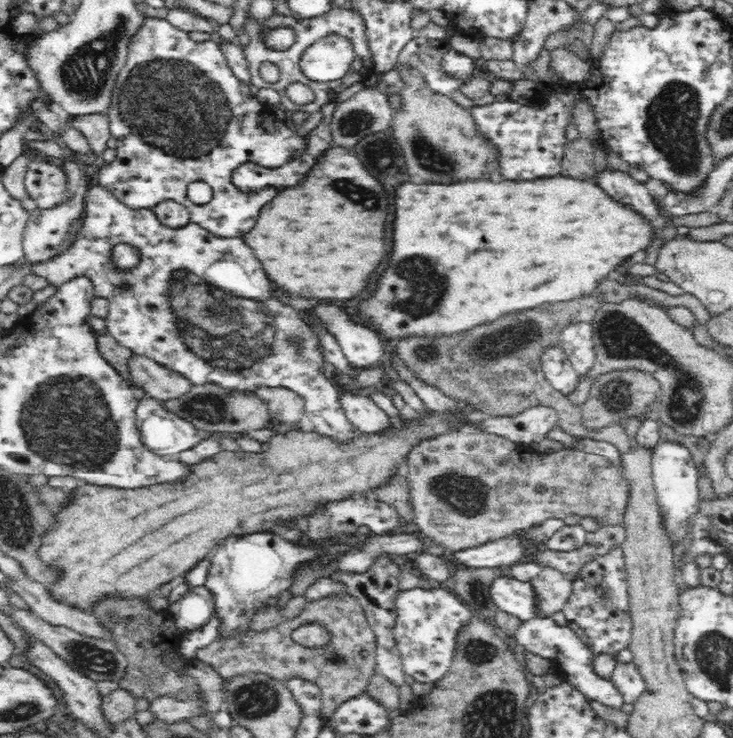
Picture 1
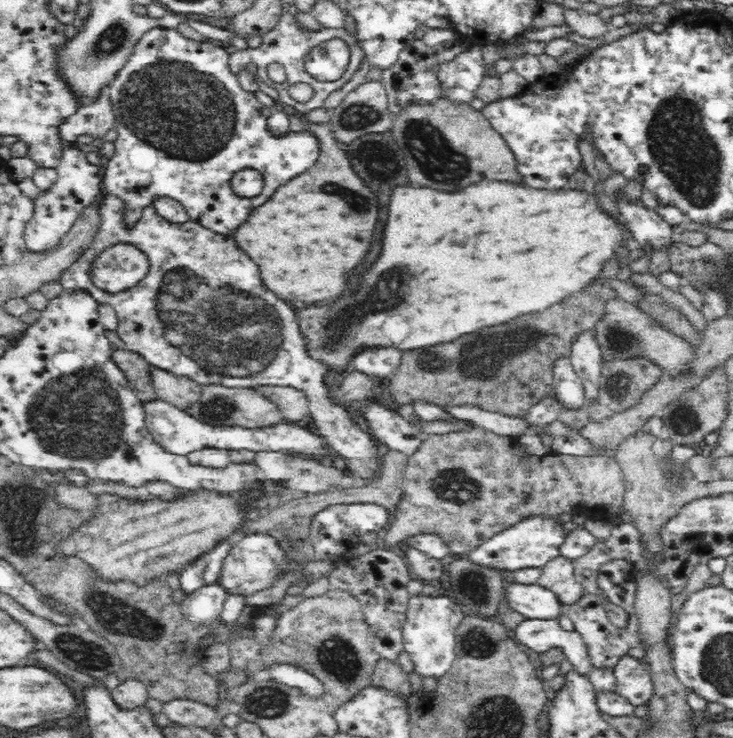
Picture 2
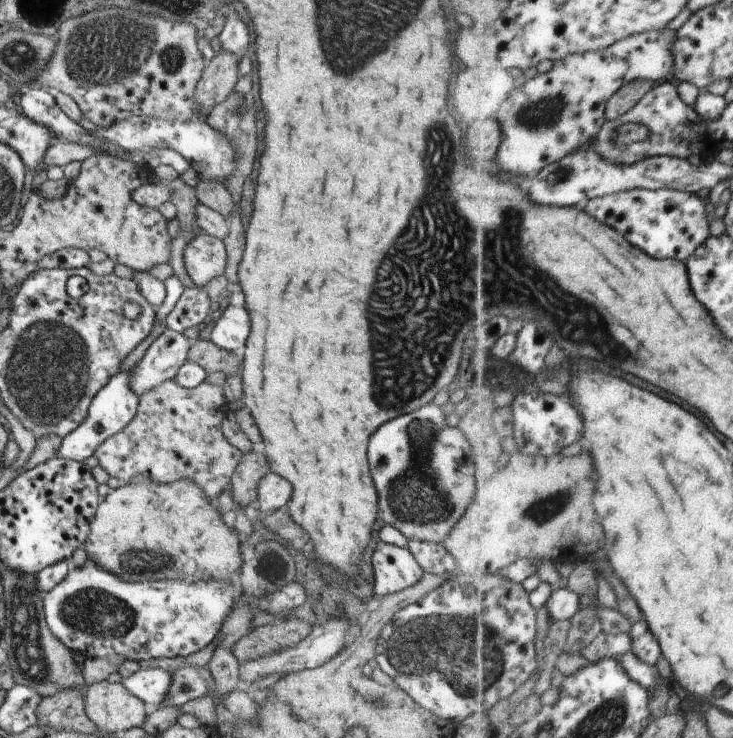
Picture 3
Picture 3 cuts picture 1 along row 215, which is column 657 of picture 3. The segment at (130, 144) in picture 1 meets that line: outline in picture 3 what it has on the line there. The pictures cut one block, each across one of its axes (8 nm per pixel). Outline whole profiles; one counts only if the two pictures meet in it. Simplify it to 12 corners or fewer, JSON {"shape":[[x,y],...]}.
{"shape":[[633,189],[583,205],[653,258],[687,261],[708,200]]}

